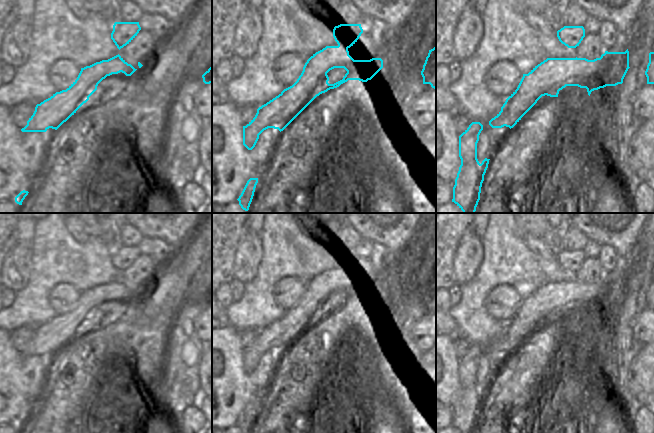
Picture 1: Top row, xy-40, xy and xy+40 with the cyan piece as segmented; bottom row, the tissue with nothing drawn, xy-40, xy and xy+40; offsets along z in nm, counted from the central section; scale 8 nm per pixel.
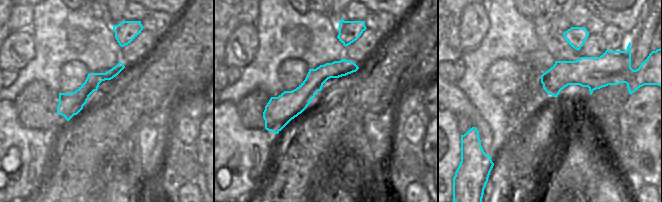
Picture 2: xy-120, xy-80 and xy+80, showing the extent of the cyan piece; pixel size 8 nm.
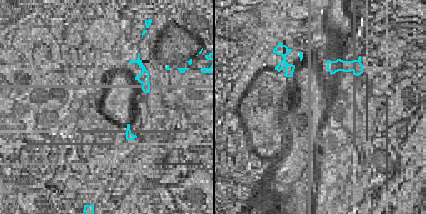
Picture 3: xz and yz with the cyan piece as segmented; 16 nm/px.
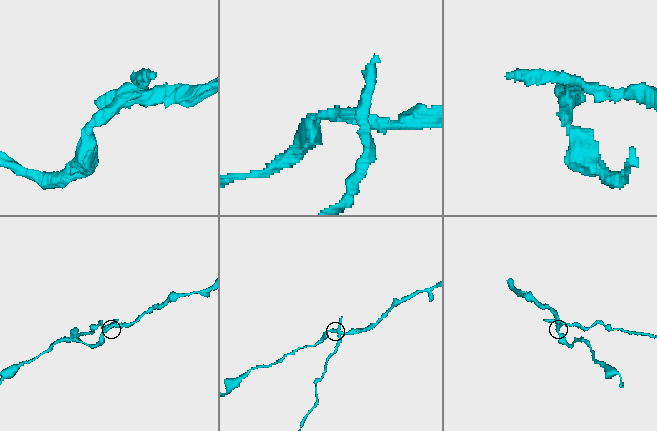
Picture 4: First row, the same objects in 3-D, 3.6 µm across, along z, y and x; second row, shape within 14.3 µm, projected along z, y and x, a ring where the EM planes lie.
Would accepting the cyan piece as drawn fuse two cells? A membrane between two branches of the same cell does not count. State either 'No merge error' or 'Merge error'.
Merge error

